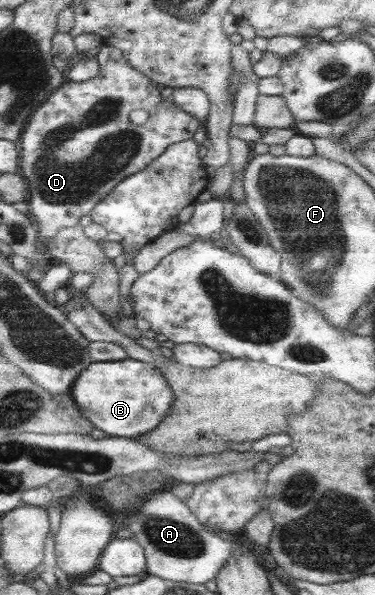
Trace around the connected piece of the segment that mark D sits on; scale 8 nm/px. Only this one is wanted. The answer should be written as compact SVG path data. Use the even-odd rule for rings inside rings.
M100 45L95 60L97 74L84 81L64 81L54 89L29 115L16 144L19 149L17 171L26 181L28 212L37 225L38 242L44 252L47 241L60 228L76 225L119 181L144 169L170 145L191 139L198 127L197 119L178 109L170 96L163 99L158 85L128 65L114 46ZM134 109L148 113L141 125L133 124L128 118Z

